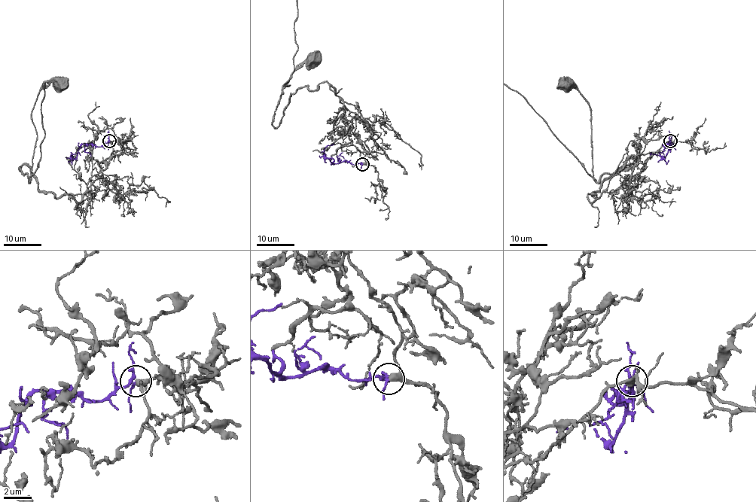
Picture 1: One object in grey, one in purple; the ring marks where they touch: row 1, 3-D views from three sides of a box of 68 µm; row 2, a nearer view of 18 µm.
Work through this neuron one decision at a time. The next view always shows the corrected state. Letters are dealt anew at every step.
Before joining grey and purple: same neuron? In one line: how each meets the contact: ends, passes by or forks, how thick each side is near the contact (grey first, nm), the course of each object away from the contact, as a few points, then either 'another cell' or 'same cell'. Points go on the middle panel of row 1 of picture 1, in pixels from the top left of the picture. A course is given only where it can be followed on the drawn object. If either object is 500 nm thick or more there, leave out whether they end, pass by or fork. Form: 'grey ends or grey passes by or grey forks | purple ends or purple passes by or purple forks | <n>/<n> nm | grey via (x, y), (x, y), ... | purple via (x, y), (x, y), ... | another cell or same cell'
grey passes by | purple forks | 320/160 nm | grey via (363, 164), (365, 149), (327, 81), (291, 92), (279, 125), (272, 124), (283, 87), (312, 59) | purple via (363, 164), (345, 161), (332, 163), (324, 152), (324, 148), (333, 143) | same cell

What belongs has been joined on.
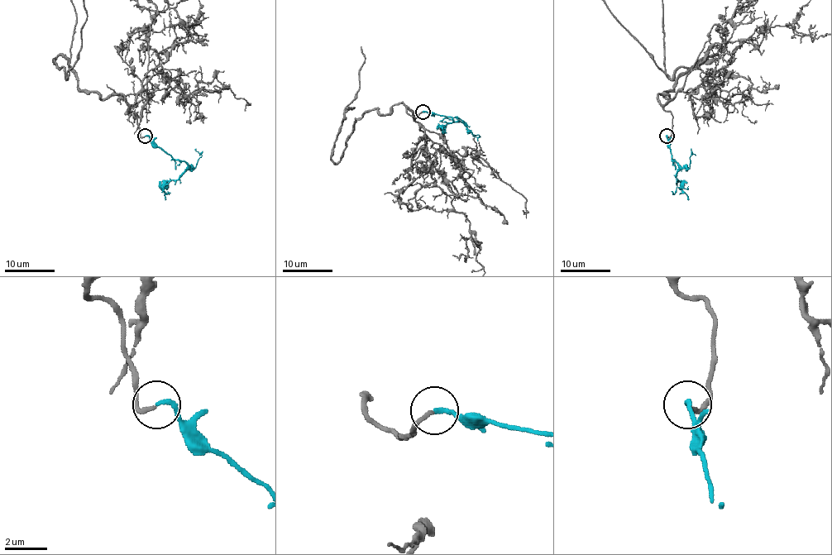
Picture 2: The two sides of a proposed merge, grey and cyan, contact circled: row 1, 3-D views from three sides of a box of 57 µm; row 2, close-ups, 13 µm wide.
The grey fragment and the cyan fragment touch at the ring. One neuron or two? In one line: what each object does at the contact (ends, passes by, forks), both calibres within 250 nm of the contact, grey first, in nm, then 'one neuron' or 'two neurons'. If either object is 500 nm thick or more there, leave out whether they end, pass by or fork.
grey ends; cyan ends; calibres 190 and 190 nm; one neuron

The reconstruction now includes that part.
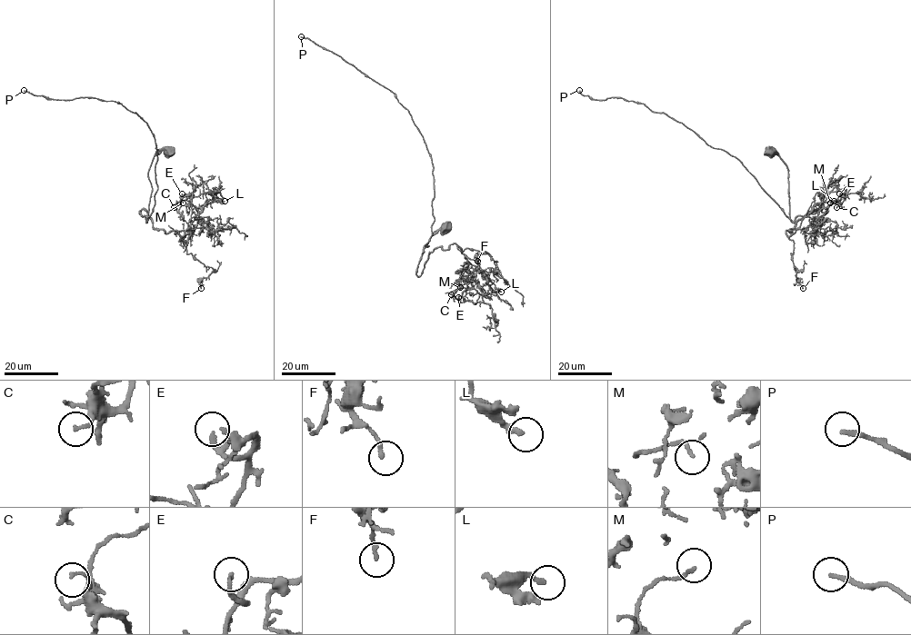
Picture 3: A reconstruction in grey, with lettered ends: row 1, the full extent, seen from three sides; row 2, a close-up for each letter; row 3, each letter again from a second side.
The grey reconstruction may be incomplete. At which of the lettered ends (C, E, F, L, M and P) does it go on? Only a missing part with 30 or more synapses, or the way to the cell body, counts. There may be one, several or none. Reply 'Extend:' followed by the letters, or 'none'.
Extend: L, P

